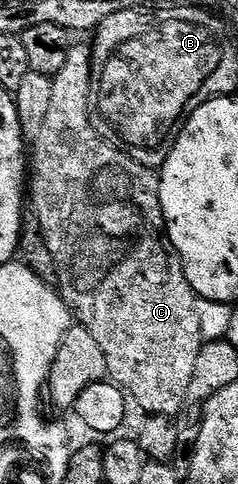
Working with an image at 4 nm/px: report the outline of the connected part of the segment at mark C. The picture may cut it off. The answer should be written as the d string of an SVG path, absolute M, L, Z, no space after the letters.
M72 46L65 66L52 78L53 93L49 100L49 109L45 122L41 125L41 133L33 136L35 148L31 151L31 171L29 167L29 203L35 206L35 215L39 218L39 231L43 234L43 243L55 262L55 275L59 278L57 290L63 296L64 303L71 308L72 316L78 326L86 327L93 333L93 341L101 345L101 353L105 353L107 362L106 374L133 400L147 415L178 416L183 402L191 395L193 369L197 369L197 357L205 350L205 342L201 333L201 323L197 315L198 298L189 285L183 272L183 262L175 254L166 234L163 221L163 210L159 204L159 175L152 168L143 167L133 157L126 155L119 147L114 147L110 141L103 139L101 133L91 122L93 96L91 93L91 47Z

